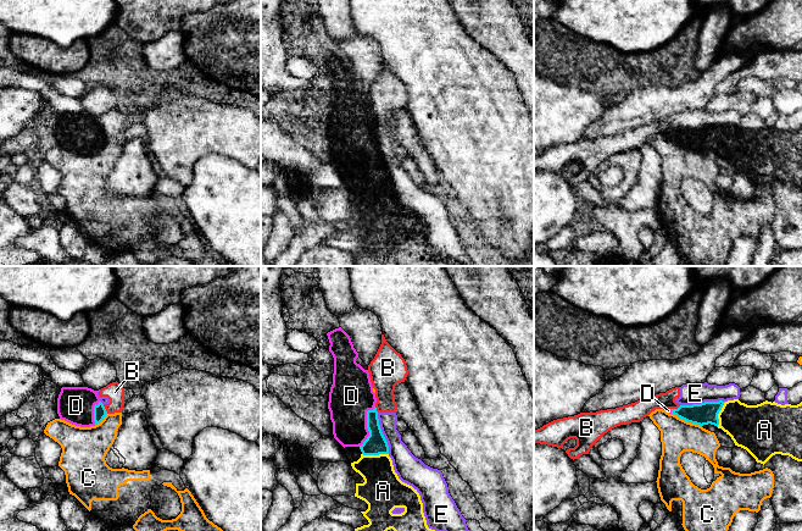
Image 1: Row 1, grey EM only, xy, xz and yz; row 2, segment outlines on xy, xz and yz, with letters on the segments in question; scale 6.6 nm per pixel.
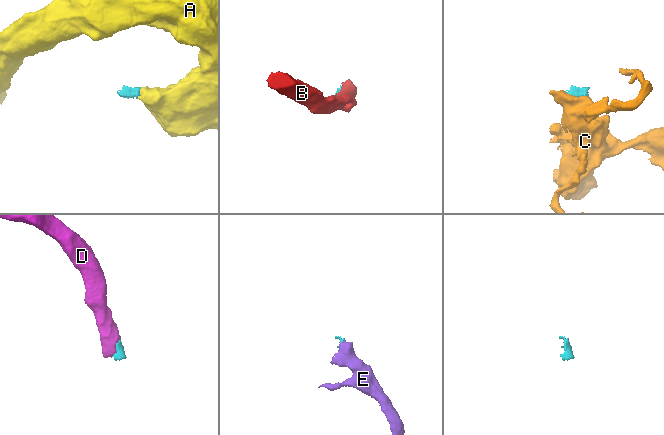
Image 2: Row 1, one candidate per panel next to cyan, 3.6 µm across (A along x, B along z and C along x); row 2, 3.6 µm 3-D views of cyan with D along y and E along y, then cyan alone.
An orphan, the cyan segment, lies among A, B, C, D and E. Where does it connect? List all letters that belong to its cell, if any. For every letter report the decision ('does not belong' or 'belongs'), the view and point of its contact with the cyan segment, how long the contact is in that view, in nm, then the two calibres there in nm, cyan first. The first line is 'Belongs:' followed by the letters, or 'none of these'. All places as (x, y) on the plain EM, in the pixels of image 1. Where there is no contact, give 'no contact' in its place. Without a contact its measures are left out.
Belongs: A, D
A: belongs; contact xz (376, 181); length 180 nm; calibres 140 and 280 nm
B: does not belong; contact xy (105, 136); length 70 nm; calibres 80 and 120 nm
C: does not belong; contact yz (686, 147); length 220 nm; calibres 150 and 220 nm
D: belongs; contact xz (367, 151); length 300 nm; calibres 140 and 300 nm
E: does not belong; contact yz (702, 130); length 300 nm; calibres 150 and 140 nm

